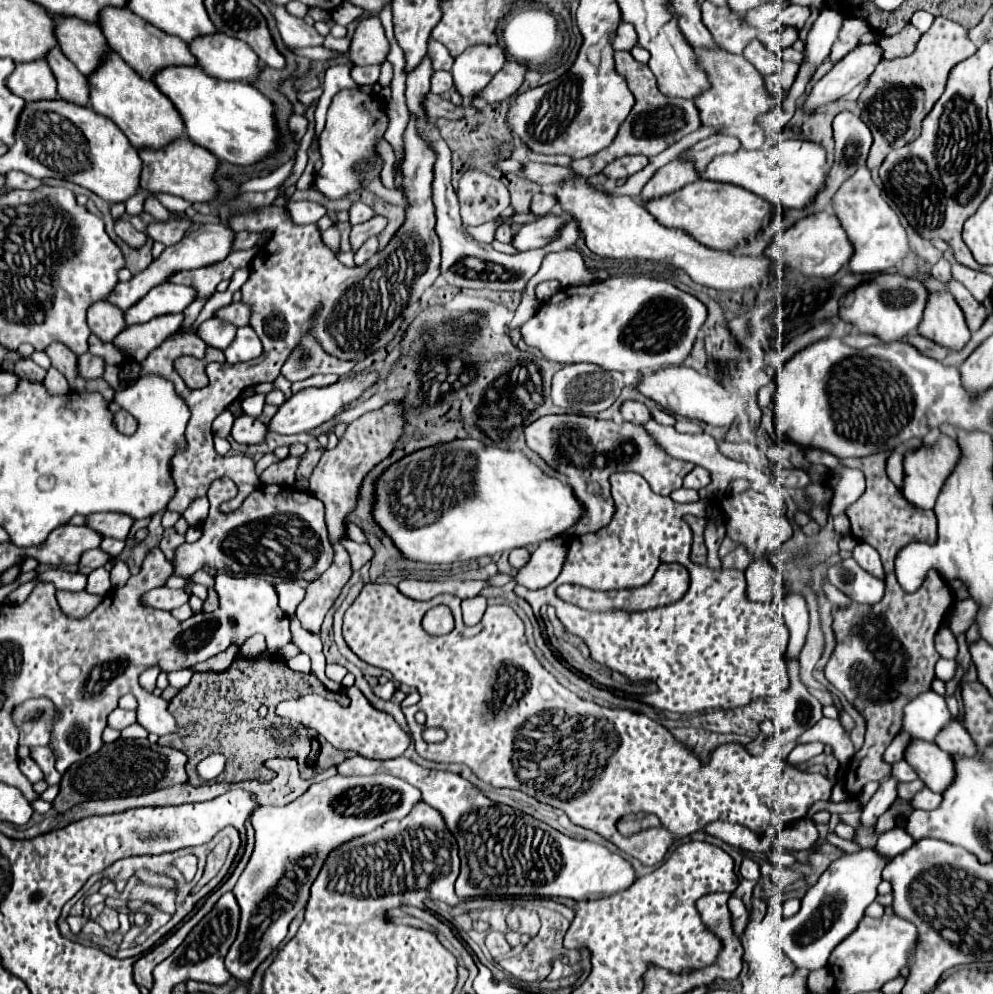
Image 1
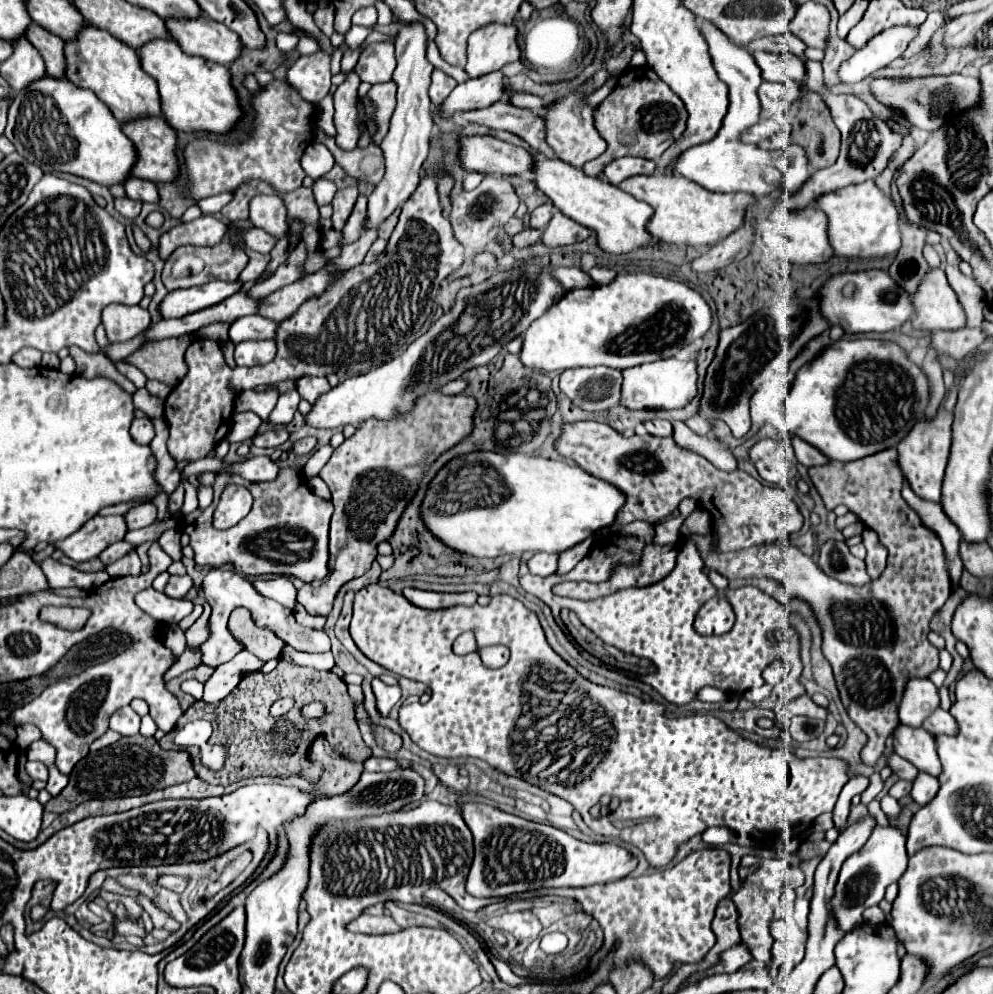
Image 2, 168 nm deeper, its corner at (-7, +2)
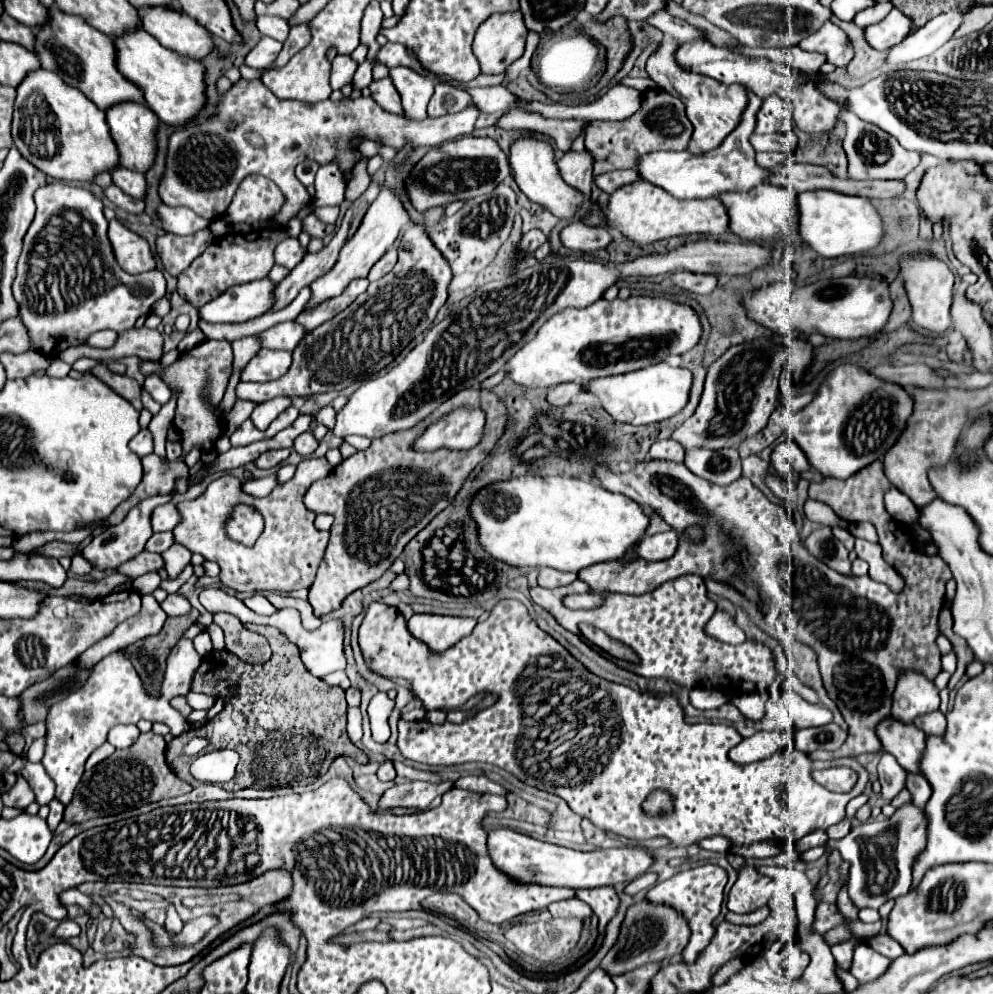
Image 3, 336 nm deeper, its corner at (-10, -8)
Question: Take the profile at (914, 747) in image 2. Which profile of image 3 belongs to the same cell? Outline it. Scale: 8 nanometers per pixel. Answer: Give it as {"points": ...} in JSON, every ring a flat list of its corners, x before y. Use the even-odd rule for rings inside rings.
{"points":[[888,718,876,728,878,738,888,754,892,754,898,764,912,774,920,774,920,758,924,756,926,734,914,724,902,724]]}

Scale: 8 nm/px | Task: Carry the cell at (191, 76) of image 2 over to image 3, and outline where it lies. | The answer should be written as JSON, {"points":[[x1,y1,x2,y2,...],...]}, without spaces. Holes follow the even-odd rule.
{"points":[[142,28,116,38,118,68,120,72,142,88,146,104,152,112,170,126,186,126,192,122,206,106,206,68,186,56,164,48,156,38,148,36]]}

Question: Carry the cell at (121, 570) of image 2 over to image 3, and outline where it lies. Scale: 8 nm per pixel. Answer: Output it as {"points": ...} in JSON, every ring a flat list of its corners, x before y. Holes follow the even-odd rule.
{"points":[[142,594,142,610,134,618,122,622,110,636,102,638,94,646,90,646,84,654,80,654,80,662,86,668,90,668,92,664,98,664,108,654,112,654,124,646,130,646,140,638,160,632,164,622,166,622,166,612,160,608,160,604,154,600,154,596]]}

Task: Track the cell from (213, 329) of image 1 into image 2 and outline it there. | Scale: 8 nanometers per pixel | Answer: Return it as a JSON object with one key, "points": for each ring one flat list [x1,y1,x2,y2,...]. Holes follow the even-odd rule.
{"points":[[243,316,231,324,229,338,235,344,243,340,273,340,277,326,279,324,275,320,263,316]]}

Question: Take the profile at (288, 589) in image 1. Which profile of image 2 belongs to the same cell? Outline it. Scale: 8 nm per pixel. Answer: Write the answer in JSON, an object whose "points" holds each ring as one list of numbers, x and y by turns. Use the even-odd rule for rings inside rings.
{"points":[[279,576,279,578,273,578,273,580,259,580,257,578,257,580,253,580,253,588,263,598,269,598,269,600,275,600,279,604,285,604,287,608,295,606,297,590,289,582,289,578,285,578,285,576]]}

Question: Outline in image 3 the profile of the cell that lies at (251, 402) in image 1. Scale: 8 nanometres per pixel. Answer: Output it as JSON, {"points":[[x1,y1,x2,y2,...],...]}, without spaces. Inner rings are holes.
{"points":[[272,398,272,400,268,400,268,402,262,402,262,404,258,404,258,406,254,408,250,420,254,422,254,426,256,426,258,430,264,430,264,428,270,426,270,422,272,422,282,410,286,410,290,404,292,404,290,398]]}

